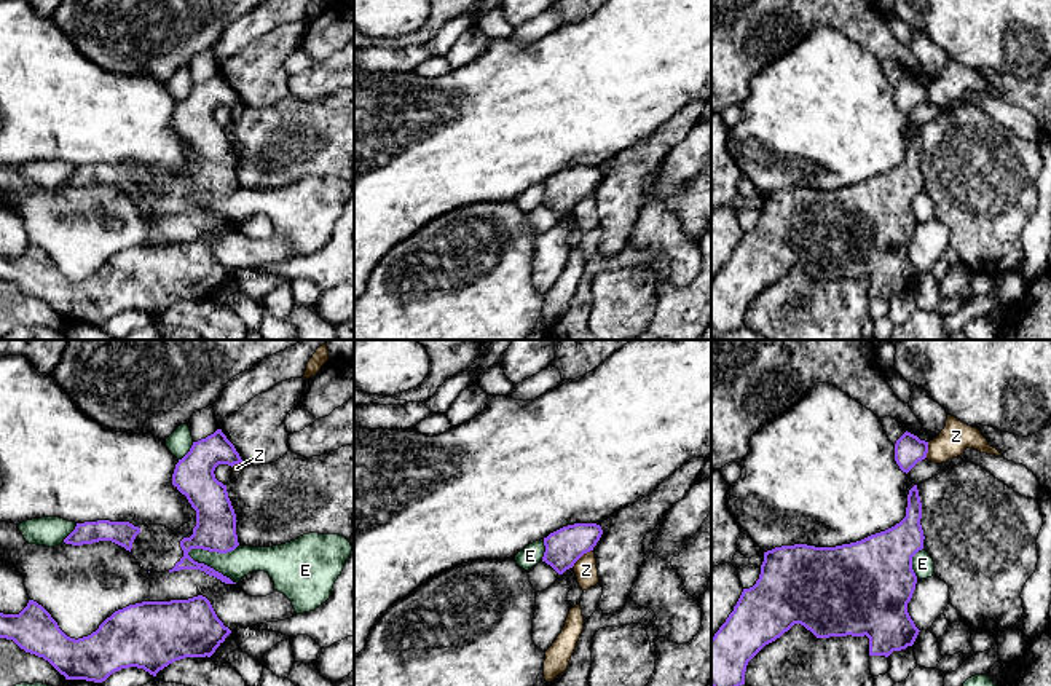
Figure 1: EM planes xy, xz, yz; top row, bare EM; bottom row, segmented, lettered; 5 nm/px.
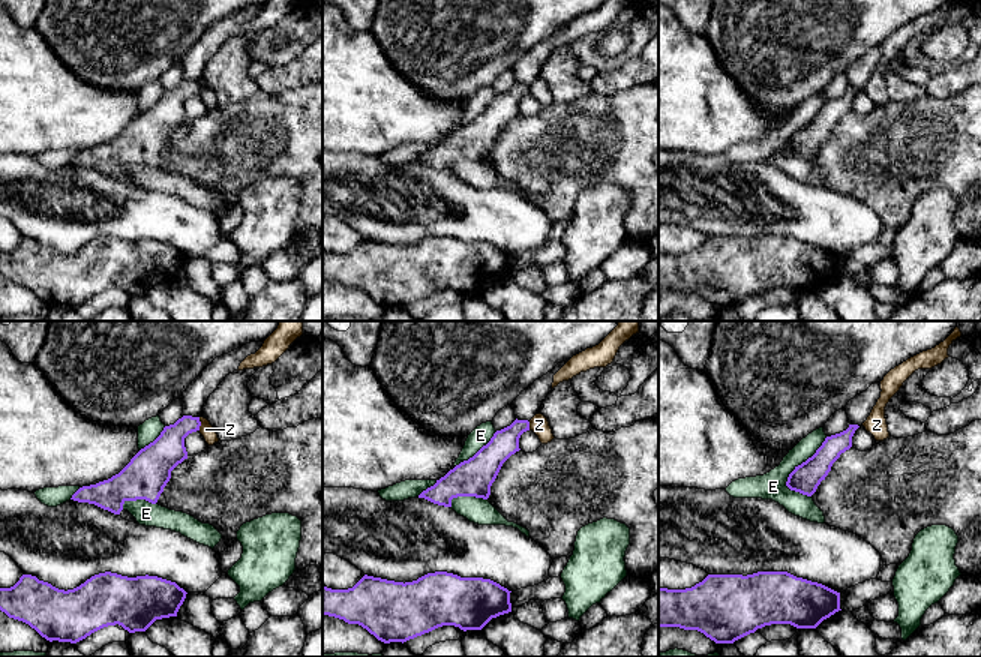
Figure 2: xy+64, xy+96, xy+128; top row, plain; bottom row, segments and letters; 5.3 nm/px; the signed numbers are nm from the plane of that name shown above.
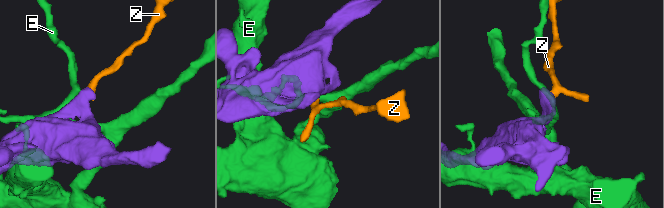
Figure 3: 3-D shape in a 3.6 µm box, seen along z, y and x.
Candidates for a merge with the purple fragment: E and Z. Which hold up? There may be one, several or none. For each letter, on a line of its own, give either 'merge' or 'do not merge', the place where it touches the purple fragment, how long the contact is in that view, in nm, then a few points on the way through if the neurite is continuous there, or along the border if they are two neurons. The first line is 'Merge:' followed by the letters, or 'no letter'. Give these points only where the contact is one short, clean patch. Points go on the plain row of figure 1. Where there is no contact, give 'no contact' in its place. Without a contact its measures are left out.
Merge: no letter
E: do not merge; meets purple in xy at (212, 211); contact 300 nm long
Z: do not merge; meets purple in xz at (581, 198); contact 140 nm long; border along xz (592, 192), (571, 209)

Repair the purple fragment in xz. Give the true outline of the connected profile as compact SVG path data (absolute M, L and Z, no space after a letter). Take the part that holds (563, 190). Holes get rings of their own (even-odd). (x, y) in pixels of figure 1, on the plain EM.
M574 166L563 169L544 180L545 195L542 204L558 217L573 211L587 195L593 193L603 172L596 166Z

